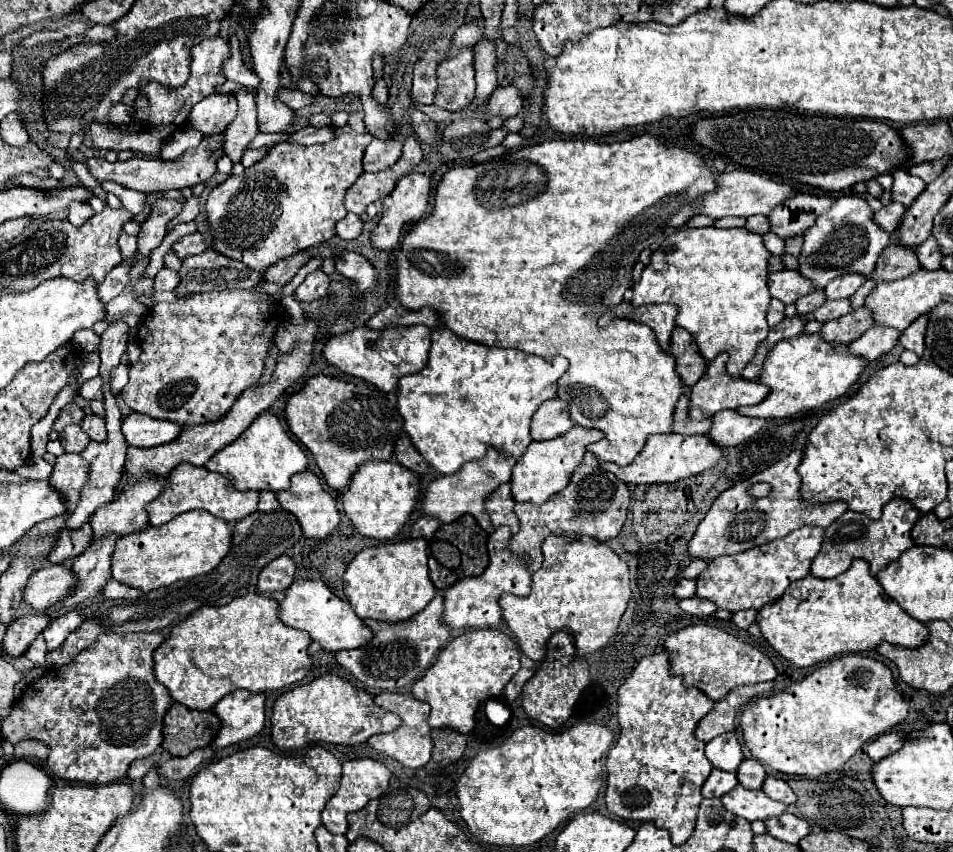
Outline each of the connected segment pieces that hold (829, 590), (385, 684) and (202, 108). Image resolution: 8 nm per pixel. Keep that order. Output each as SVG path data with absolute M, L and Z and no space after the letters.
M854 560L848 572L830 580L816 576L796 580L780 600L766 604L766 608L758 612L756 622L772 648L800 668L828 662L842 654L872 652L882 642L918 648L930 638L924 622L910 618L900 604L882 592L882 586L878 584L878 578L870 574L866 560Z
M444 590L436 592L430 604L422 612L418 612L412 620L410 618L404 622L366 620L366 626L372 628L374 638L364 648L336 652L336 660L350 674L354 674L366 688L394 690L412 684L430 668L438 650L448 644L450 628L442 620L442 612L444 612Z
M210 94L192 108L188 124L202 132L204 136L208 136L224 132L226 126L234 120L234 116L236 116L234 94Z

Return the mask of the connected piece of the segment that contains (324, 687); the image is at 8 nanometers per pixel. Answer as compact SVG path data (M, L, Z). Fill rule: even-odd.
M324 674L310 684L296 686L274 702L272 740L278 748L296 750L312 742L330 742L356 746L380 732L392 732L400 726L400 716L374 704L374 696L364 688L352 686L338 674Z

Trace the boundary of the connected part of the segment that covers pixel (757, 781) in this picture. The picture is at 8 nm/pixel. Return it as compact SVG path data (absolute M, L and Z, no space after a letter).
M754 758L742 760L742 764L738 768L738 782L744 788L748 788L748 790L762 788L764 780L766 780L766 770L758 760L754 760Z

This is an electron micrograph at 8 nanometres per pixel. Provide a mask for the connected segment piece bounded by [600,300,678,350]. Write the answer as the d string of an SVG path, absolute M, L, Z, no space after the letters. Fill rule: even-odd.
M622 300L614 308L606 310L606 314L600 318L600 326L606 326L612 318L628 318L640 324L646 324L654 330L658 344L662 350L668 350L670 346L670 332L676 326L676 314L678 308L674 304L644 304L644 306L634 306L628 300Z

